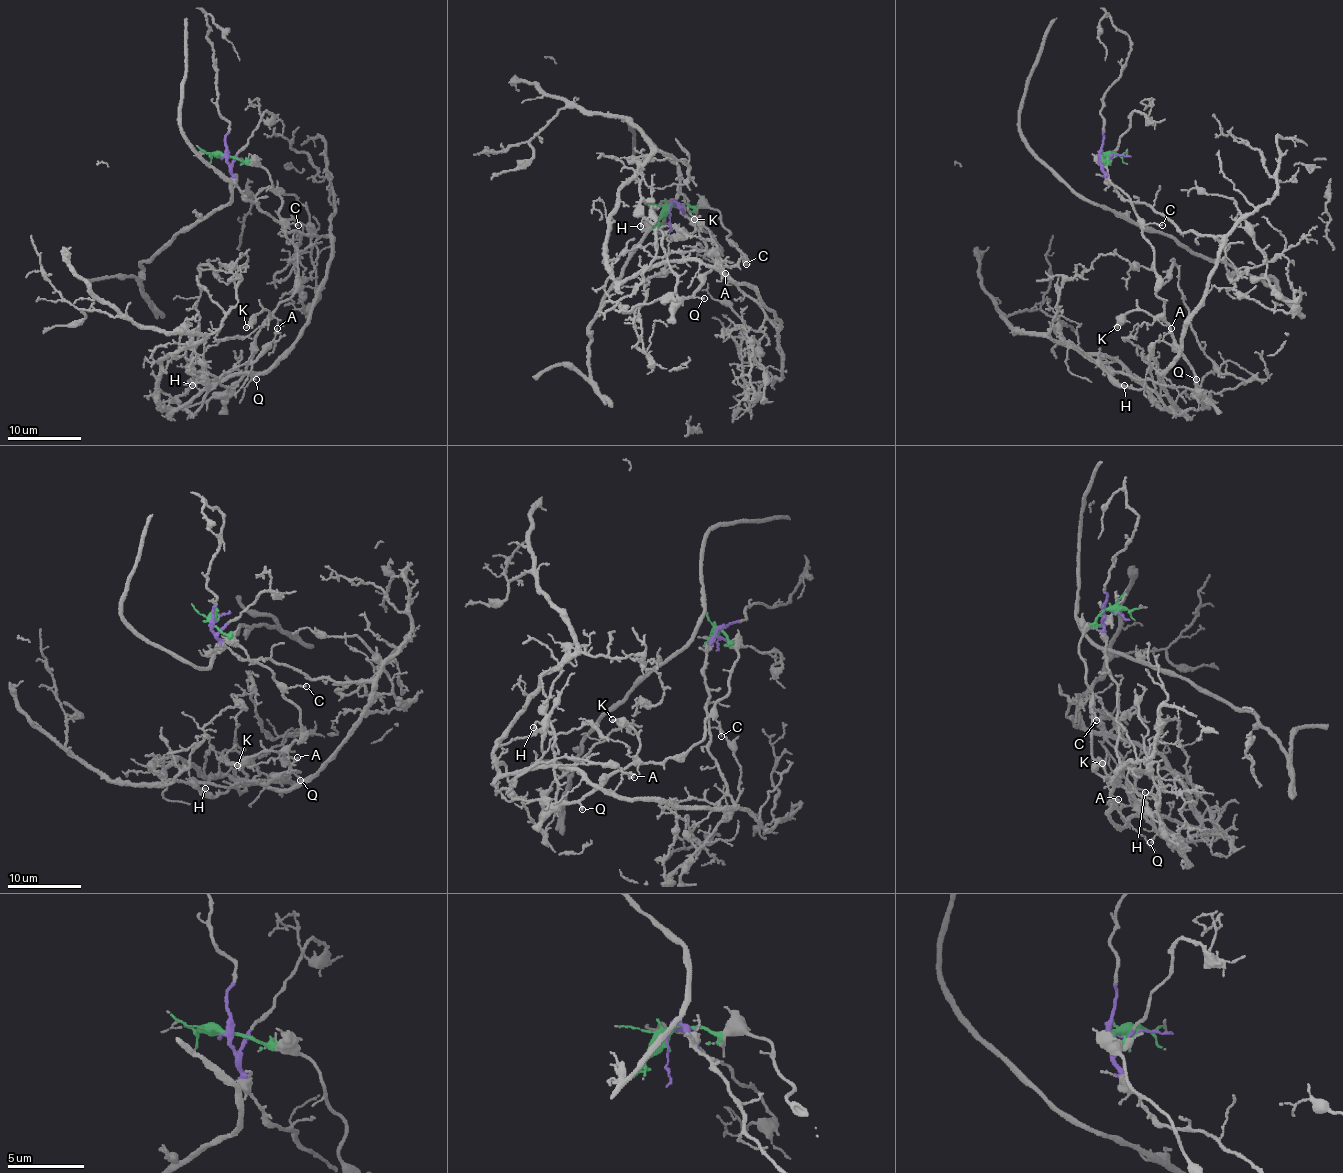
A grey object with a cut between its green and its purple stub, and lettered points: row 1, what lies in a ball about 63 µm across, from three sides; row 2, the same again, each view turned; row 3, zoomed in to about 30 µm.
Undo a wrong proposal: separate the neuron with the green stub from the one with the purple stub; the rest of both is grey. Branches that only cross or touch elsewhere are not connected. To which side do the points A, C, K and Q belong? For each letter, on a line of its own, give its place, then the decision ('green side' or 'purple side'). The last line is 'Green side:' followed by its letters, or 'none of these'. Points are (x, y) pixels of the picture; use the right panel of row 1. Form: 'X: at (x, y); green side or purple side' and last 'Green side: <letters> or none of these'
A: at (1171, 328); green side
C: at (1162, 225); green side
K: at (1117, 327); green side
Q: at (1196, 379); green side
Green side: A, C, K, Q

